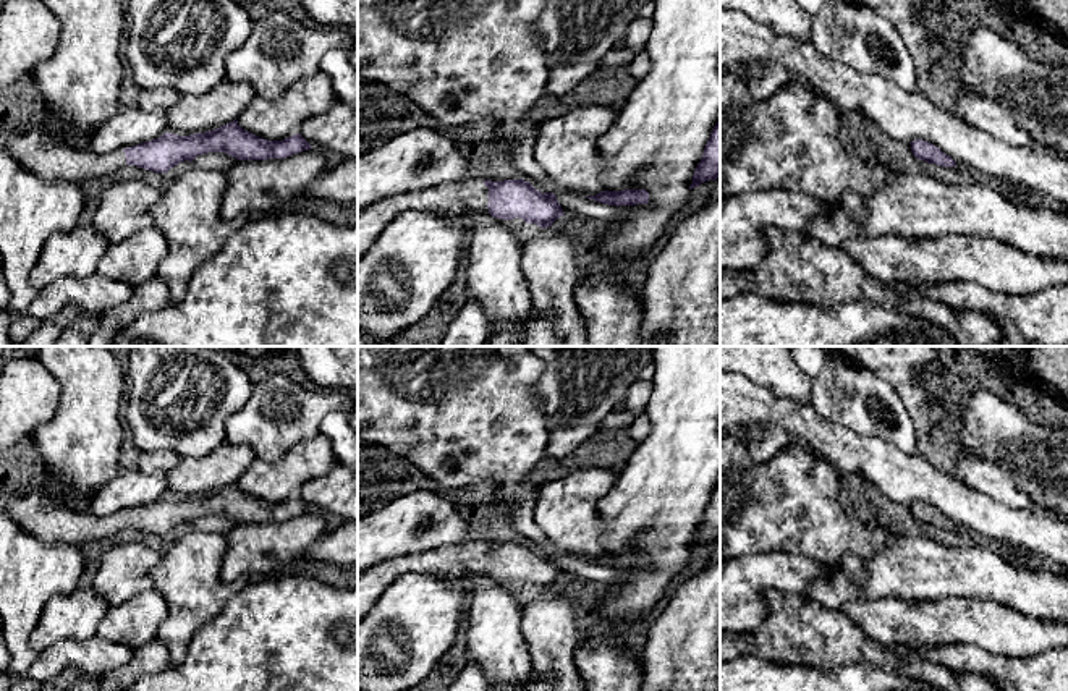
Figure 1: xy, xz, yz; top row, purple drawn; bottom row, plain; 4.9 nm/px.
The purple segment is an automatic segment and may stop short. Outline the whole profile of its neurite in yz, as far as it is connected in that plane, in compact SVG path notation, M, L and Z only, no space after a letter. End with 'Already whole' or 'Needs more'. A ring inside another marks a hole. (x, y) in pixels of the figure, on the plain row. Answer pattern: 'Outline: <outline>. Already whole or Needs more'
Outline: M916 502L916 503L911 503L911 513L913 513L913 518L919 523L924 523L927 526L935 526L935 528L940 528L940 529L956 529L956 524L943 516L939 510L935 510L934 507L927 505L927 503L922 503L922 502Z. Already whole

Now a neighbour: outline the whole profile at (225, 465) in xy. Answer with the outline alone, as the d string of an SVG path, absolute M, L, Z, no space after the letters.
M223 442L201 458L181 458L167 477L168 495L189 498L217 492L243 476L256 455L249 445Z

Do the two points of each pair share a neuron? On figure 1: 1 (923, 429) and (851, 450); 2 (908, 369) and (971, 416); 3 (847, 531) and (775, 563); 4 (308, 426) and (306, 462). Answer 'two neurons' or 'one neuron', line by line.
1: two neurons
2: one neuron
3: two neurons
4: two neurons

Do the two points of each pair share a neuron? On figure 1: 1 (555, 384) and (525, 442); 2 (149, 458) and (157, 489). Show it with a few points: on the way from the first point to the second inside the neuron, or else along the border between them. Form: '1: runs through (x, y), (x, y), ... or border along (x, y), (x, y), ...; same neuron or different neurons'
1: border along (542, 369), (534, 395), (546, 418), (547, 445); different neurons
2: border along (138, 466), (148, 473), (164, 474); different neurons

